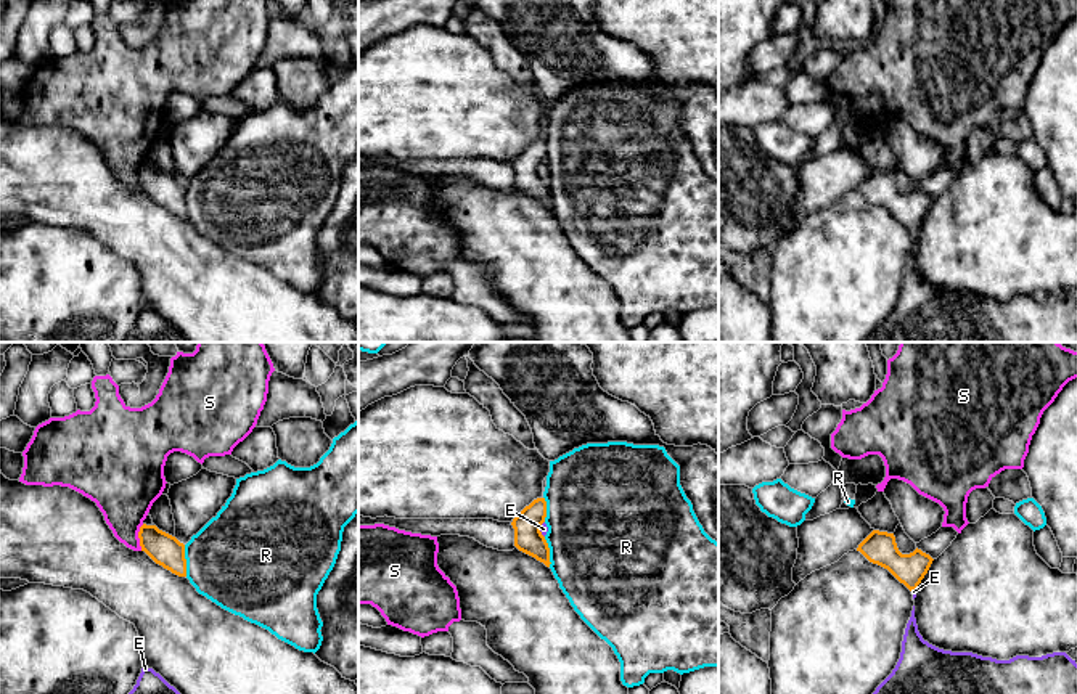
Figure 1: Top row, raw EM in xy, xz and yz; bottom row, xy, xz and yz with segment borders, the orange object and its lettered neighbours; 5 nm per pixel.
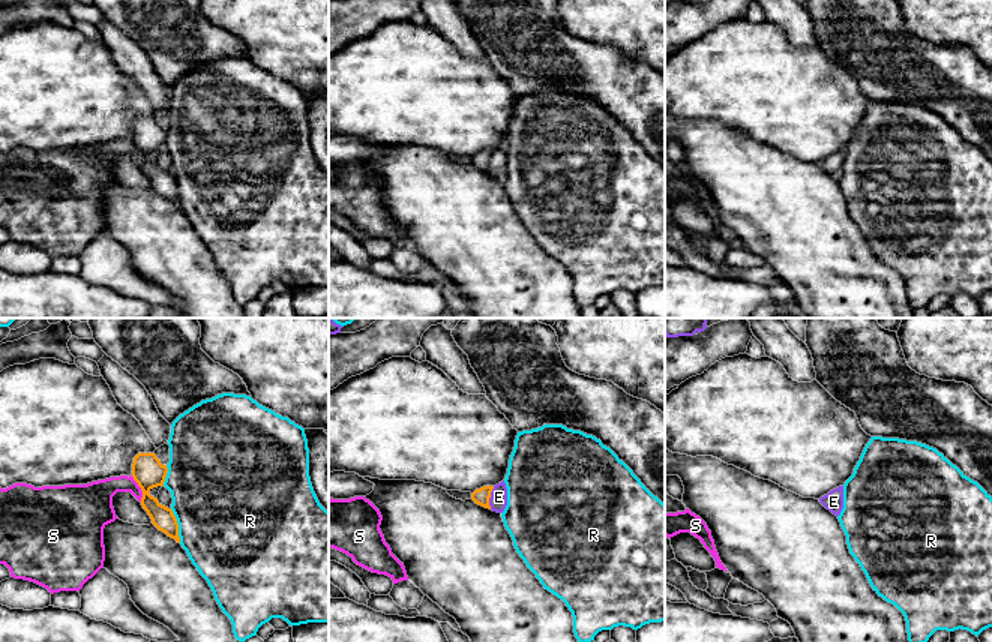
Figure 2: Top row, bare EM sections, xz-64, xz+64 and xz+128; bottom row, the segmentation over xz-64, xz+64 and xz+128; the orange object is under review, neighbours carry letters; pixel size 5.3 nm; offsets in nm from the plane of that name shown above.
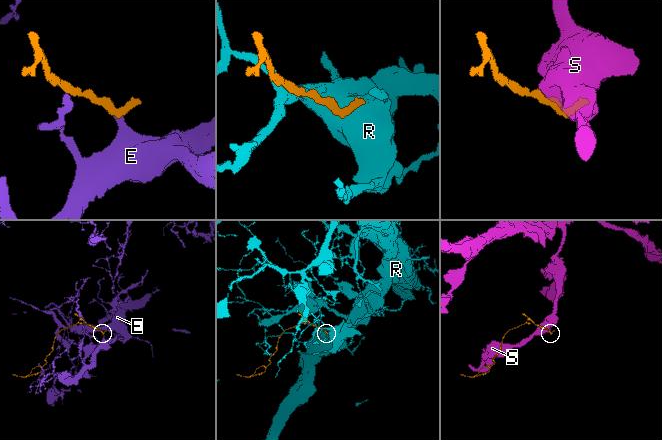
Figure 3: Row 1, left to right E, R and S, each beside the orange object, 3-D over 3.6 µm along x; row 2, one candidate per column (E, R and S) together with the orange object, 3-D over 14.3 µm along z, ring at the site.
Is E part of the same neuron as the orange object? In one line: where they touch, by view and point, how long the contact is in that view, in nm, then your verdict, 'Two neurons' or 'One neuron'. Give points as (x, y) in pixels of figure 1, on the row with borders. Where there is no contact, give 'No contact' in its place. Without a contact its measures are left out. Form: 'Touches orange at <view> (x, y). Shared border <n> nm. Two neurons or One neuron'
Touches orange at xz (539, 529). Shared border 90 nm. Two neurons

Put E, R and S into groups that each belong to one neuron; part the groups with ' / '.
E / R / S

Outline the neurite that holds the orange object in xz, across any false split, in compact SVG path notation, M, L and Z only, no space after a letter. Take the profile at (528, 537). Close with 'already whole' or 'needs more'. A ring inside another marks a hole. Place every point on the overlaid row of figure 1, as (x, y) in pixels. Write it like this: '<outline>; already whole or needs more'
M537 498L513 519L511 525L514 529L514 546L550 567L550 548L540 532L545 517L547 501Z; already whole

